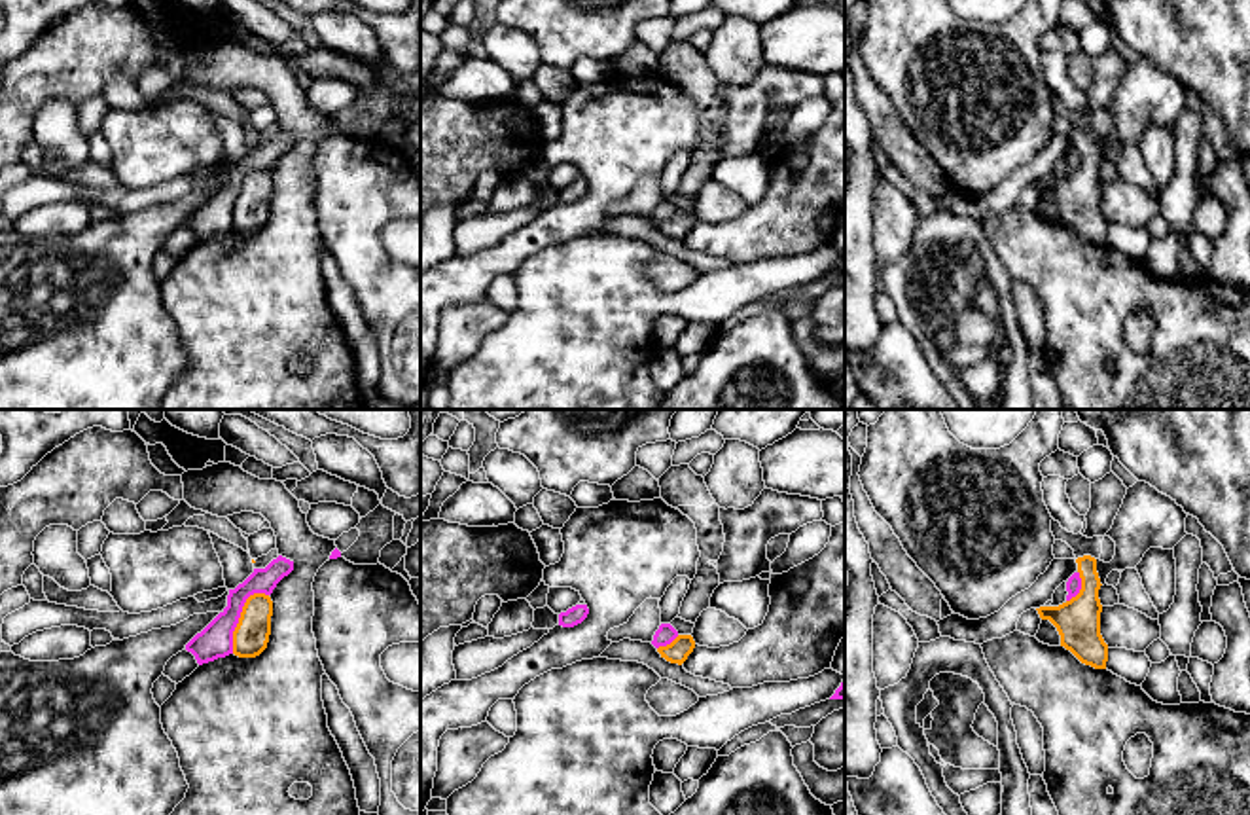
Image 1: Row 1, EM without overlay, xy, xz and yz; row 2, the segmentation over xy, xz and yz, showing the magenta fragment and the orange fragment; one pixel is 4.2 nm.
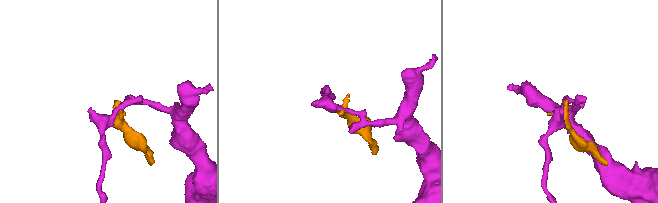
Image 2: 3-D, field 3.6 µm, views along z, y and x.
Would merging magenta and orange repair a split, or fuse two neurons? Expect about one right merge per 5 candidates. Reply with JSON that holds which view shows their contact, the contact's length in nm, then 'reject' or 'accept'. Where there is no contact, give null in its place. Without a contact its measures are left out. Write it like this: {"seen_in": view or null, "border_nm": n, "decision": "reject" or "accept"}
{"seen_in": "xy", "border_nm": 300, "decision": "reject"}

